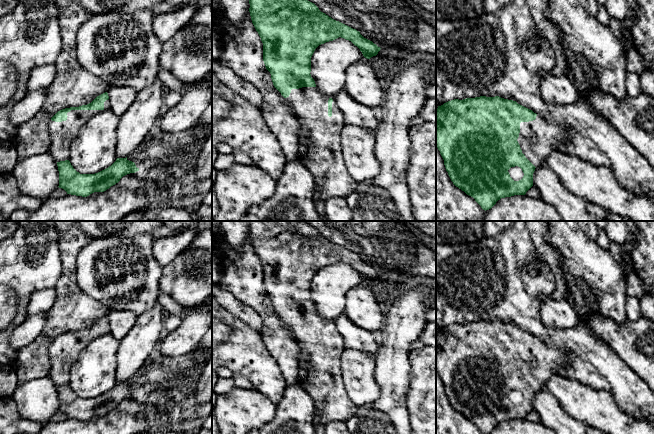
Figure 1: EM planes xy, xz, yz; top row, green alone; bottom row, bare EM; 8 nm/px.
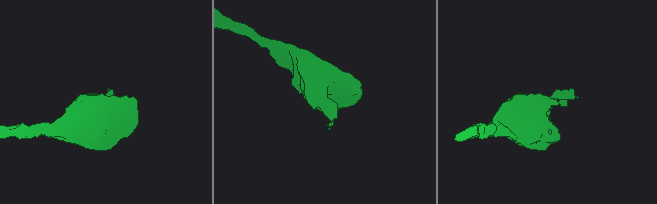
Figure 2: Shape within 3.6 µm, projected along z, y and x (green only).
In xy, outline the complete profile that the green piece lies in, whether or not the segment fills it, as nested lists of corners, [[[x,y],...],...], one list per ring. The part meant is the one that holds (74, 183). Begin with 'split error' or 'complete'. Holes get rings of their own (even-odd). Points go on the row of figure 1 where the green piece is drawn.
split error; [[[108,93],[97,96],[91,103],[58,111],[49,122],[49,153],[57,162],[59,188],[67,194],[87,197],[94,192],[104,192],[130,173],[139,171],[135,163],[117,158],[108,168],[95,174],[80,174],[69,161],[69,149],[80,129],[96,114],[110,109]]]

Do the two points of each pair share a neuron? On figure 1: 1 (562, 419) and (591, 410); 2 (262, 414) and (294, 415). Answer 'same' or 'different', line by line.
1: different
2: different

